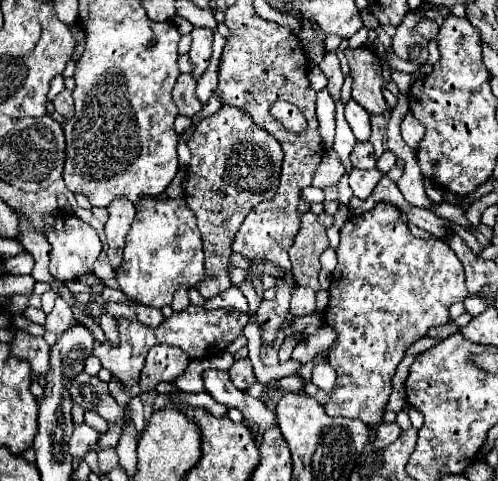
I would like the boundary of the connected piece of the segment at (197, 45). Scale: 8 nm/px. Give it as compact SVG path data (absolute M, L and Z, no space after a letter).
M200 28L200 30L192 30L192 56L190 56L190 62L194 62L194 78L198 80L204 70L208 68L208 60L210 60L210 54L212 54L212 42L214 42L214 36L212 36L212 30L206 30L206 28Z

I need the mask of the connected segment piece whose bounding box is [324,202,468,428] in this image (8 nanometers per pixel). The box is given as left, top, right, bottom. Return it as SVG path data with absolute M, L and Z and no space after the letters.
M386 202L346 220L336 254L338 266L332 272L324 324L332 326L338 336L328 354L338 378L324 410L328 416L358 418L374 428L382 422L392 376L406 348L426 338L430 328L446 324L450 304L468 298L464 268L446 242L416 238L400 220L398 208Z

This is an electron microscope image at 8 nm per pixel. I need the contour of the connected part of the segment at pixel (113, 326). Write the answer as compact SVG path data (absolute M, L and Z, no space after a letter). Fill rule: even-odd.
M102 312L100 314L100 328L104 330L108 344L112 344L112 346L118 346L120 344L118 342L118 320L114 316Z

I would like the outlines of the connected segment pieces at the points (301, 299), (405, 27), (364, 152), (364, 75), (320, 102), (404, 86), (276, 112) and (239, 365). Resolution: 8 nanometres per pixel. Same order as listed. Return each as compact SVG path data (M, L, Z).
M296 286L292 292L290 314L292 316L308 316L308 314L312 314L314 304L316 304L316 292L312 288Z
M410 11L402 24L396 28L396 34L392 38L392 50L402 58L410 60L416 64L424 64L428 60L428 42L424 36L420 36L414 26L418 22L418 16L423 15L421 12Z
M356 142L352 154L350 154L350 162L354 168L374 168L376 166L376 156L374 156L374 148L370 142Z
M366 46L362 48L346 48L344 56L352 74L352 98L368 112L368 114L384 114L388 110L386 100L382 96L382 64L380 58Z
M324 88L317 92L316 115L319 122L319 132L324 140L324 148L332 148L335 135L335 103Z
M394 71L391 74L391 79L397 84L401 94L408 95L412 81L411 74Z
M276 102L272 106L272 116L276 116L276 120L286 124L286 128L292 132L302 132L302 128L306 128L306 120L302 112L290 102Z
M248 358L234 362L234 366L228 372L230 372L230 378L234 380L234 386L240 390L248 390L256 382L256 376L252 372L252 362Z

